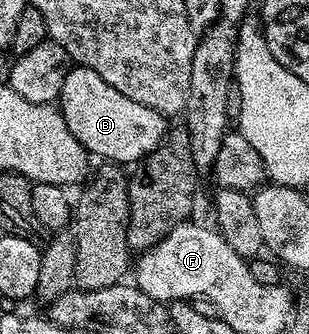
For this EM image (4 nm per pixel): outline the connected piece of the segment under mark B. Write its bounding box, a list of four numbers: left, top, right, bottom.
[57,66,169,166]

